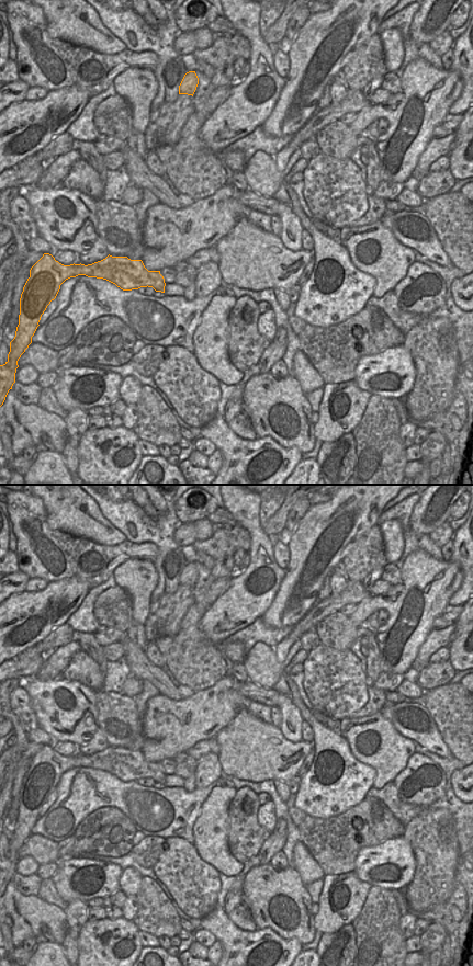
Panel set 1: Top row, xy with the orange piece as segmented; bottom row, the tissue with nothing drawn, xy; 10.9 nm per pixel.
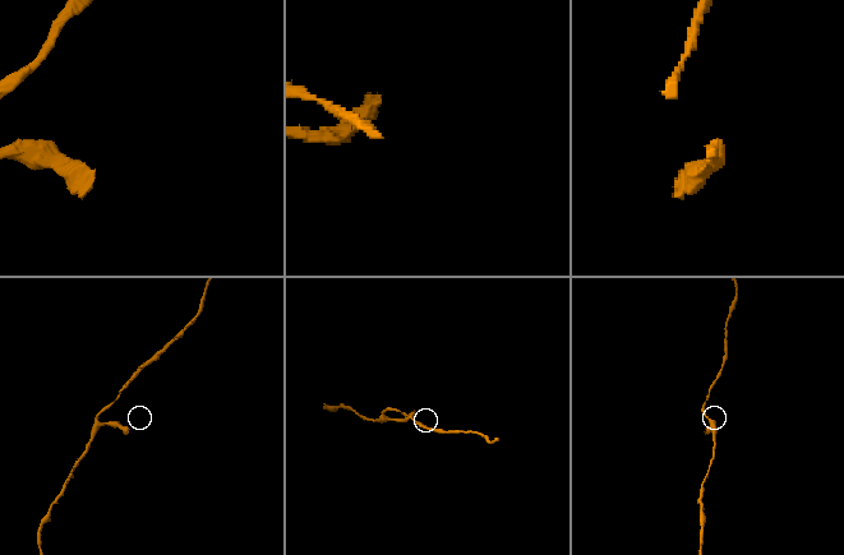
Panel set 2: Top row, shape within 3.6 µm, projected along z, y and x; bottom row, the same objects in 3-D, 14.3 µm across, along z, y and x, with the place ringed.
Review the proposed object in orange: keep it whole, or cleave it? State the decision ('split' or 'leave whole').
leave whole

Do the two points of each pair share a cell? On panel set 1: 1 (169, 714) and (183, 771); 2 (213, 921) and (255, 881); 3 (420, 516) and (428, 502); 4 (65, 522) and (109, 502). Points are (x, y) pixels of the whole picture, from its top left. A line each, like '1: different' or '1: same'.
1: different
2: different
3: same
4: different

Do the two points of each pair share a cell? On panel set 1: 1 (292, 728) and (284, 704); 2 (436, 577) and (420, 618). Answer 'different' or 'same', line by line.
1: same
2: same

